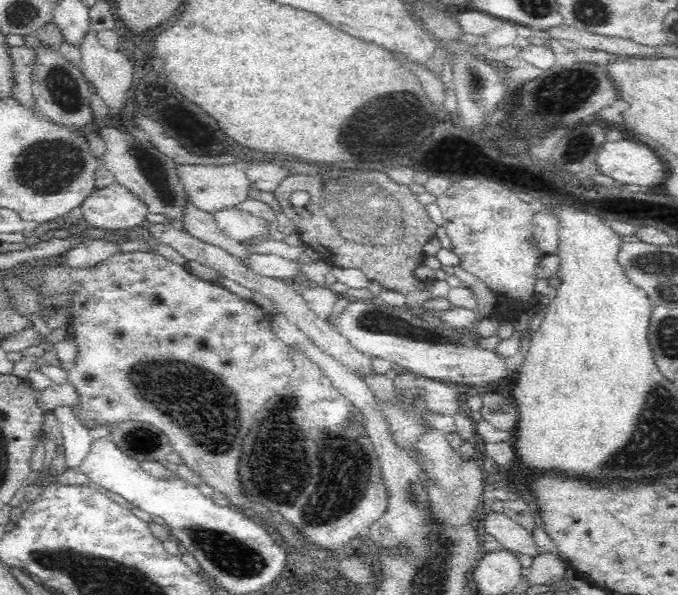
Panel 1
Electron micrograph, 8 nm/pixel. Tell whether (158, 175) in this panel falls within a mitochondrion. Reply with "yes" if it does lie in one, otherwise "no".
yes

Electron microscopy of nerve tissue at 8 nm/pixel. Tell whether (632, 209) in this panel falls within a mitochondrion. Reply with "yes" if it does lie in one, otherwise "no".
no

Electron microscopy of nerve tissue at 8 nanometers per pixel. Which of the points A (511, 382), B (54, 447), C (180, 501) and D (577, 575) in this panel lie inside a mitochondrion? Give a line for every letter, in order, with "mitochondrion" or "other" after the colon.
A: other
B: other
C: other
D: other

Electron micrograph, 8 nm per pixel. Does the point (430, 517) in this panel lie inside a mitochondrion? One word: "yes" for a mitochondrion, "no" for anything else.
yes

